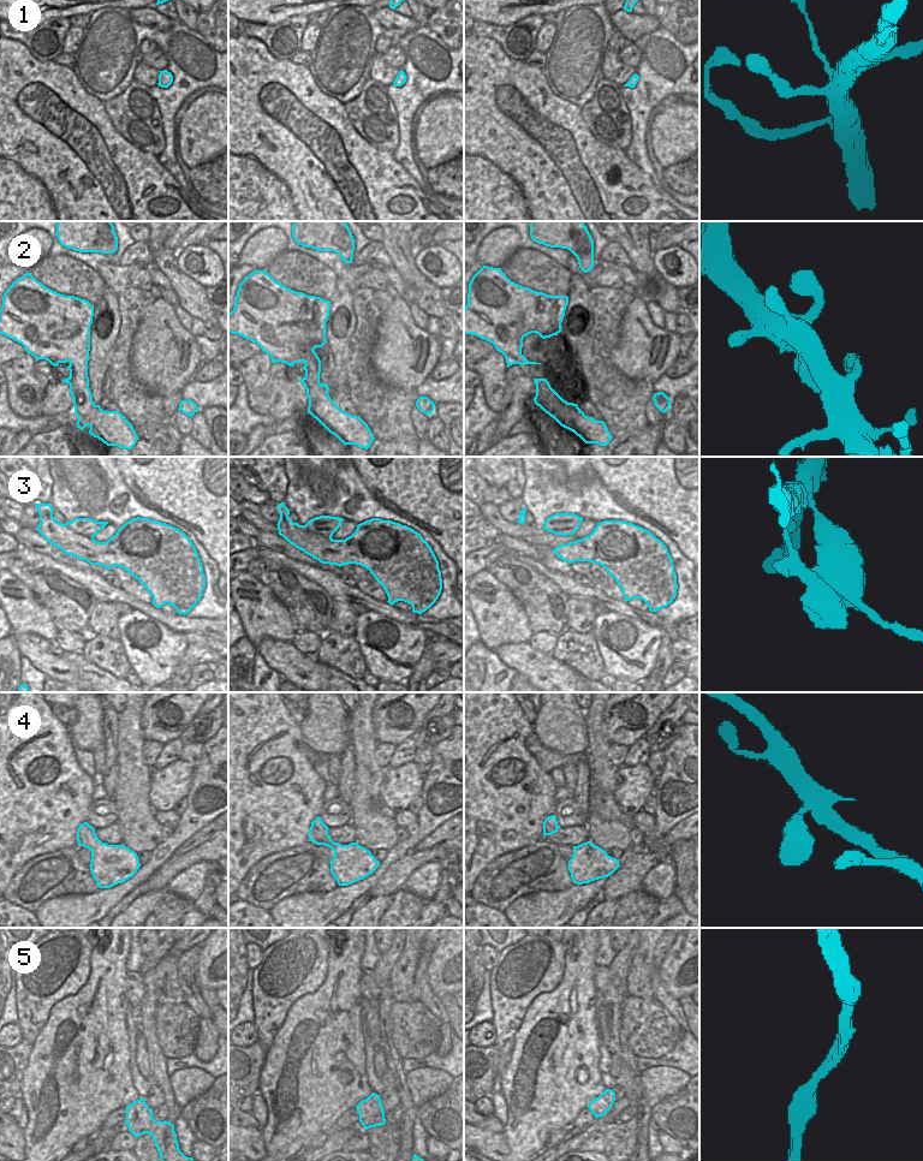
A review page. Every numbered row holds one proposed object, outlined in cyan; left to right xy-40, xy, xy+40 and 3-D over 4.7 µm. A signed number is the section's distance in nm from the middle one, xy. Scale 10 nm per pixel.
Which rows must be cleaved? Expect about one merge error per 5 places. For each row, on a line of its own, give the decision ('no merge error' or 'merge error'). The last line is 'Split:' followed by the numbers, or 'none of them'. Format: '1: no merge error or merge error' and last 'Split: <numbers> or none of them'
1: no merge error
2: no merge error
3: merge error
4: no merge error
5: no merge error
Split: 3

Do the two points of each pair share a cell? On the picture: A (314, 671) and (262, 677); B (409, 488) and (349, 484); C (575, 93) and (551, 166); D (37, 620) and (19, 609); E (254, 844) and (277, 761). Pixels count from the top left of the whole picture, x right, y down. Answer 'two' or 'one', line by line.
A: two
B: two
C: two
D: one
E: one

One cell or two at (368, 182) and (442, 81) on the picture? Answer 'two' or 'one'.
two

